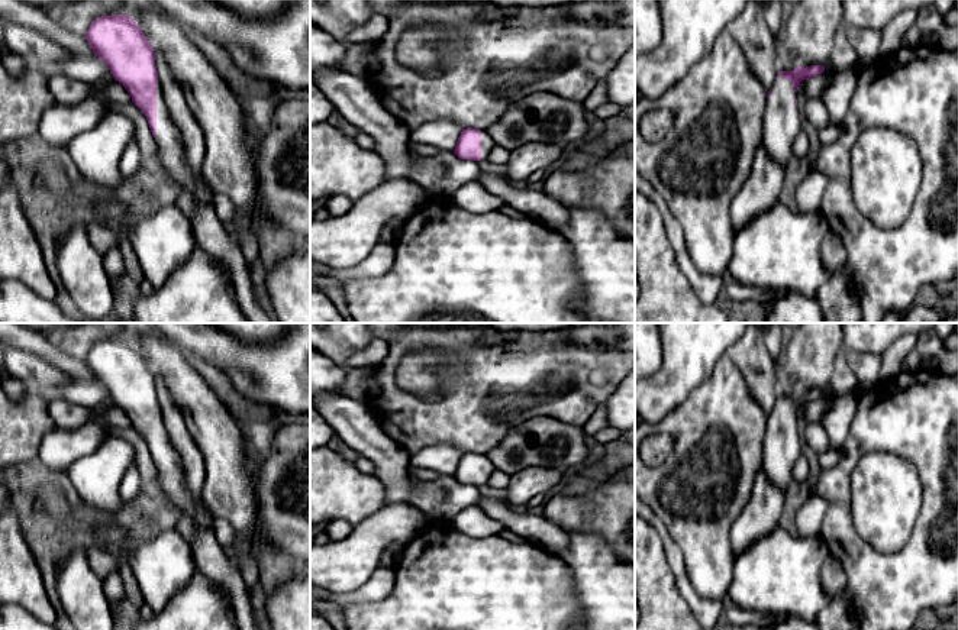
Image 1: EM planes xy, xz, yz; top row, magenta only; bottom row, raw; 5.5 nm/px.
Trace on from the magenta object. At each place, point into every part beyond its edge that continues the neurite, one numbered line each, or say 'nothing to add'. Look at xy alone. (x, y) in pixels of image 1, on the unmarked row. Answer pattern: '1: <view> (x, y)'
1: xy (171, 478)

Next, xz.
1: xz (487, 468)

